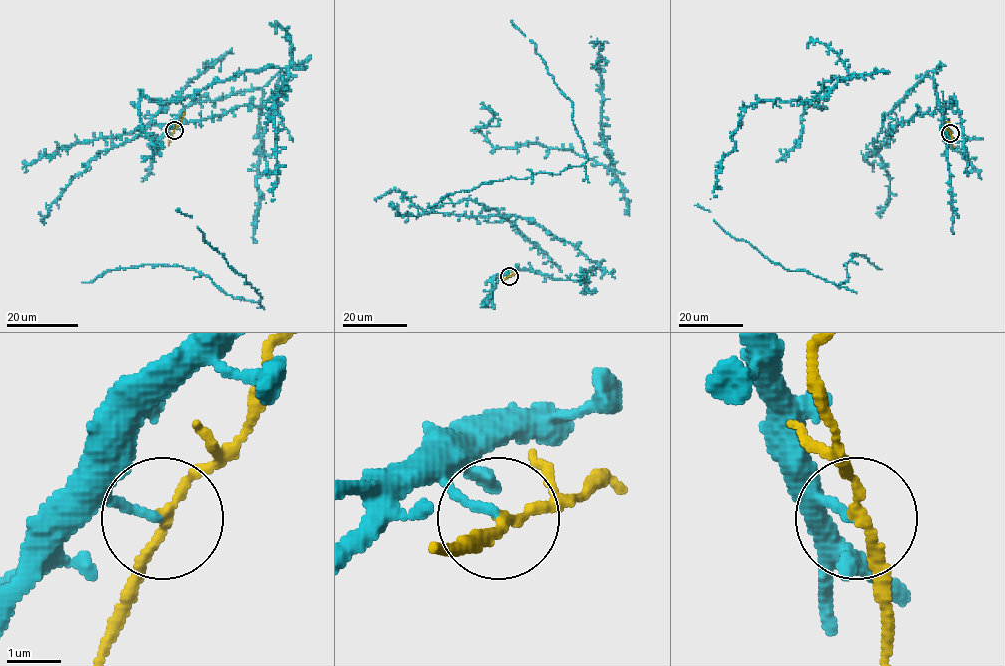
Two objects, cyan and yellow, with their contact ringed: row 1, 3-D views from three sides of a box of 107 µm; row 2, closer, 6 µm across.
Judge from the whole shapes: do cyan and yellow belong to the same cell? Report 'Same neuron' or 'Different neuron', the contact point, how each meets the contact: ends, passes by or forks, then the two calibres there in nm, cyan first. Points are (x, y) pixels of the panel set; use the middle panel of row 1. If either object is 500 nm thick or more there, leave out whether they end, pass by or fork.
Different neuron. Place: (509, 276). At the ring cyan ends. At the ring yellow passes by. Thickness 130 nm (cyan) against 160 nm

